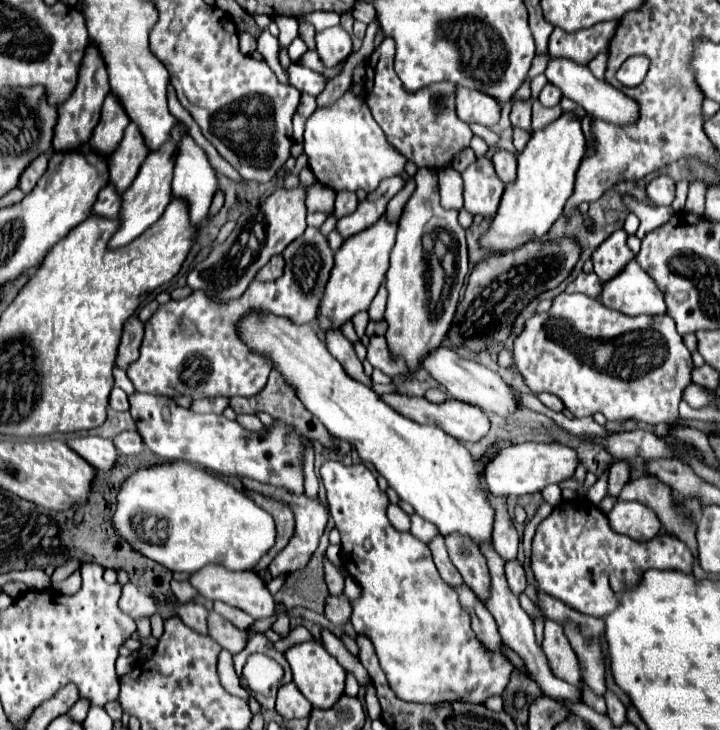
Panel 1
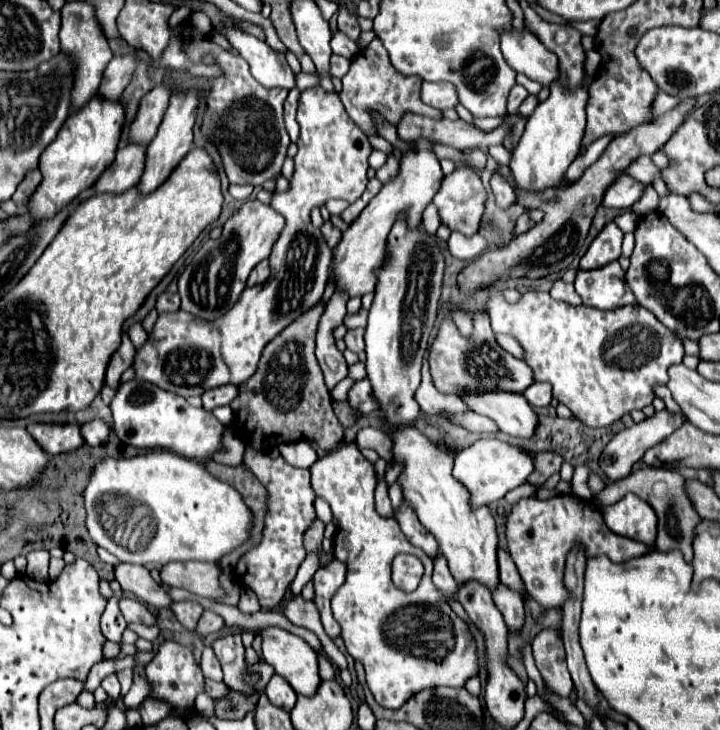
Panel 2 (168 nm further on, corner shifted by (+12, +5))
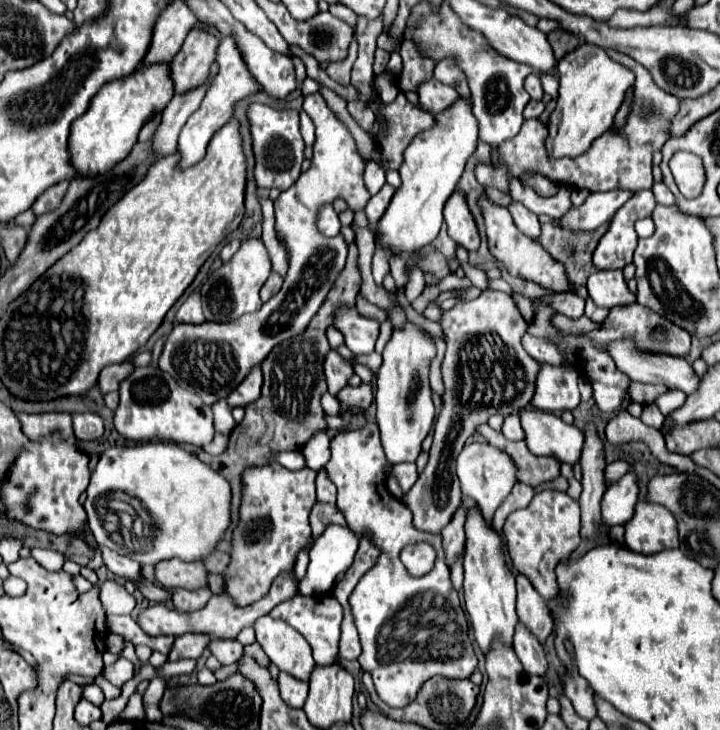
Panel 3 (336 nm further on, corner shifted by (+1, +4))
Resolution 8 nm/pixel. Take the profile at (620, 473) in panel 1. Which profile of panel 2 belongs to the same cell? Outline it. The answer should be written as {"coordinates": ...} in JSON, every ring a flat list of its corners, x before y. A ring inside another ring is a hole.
{"coordinates":[[658,411,654,417,648,417,646,421,642,423,636,423,634,427,630,429,624,429,620,433,616,433,610,443,604,447,604,453,600,457,600,469,606,473,606,477,610,481,618,481,618,479,624,479,630,471,632,471,632,465,634,461,640,461,644,451,652,445,656,445,658,441,662,441,664,437,668,437,672,431,676,431,682,423,686,421,684,415,672,415,668,411]]}

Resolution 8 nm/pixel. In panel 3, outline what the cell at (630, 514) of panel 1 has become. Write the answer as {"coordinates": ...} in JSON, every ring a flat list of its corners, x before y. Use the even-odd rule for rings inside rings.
{"coordinates":[[639,502,633,520,625,526,625,544,641,554,679,548,675,516,659,504]]}

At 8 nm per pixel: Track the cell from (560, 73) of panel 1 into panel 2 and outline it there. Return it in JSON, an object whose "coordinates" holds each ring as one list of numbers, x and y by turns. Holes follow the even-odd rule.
{"coordinates":[[504,31,500,37,502,53,506,61,518,73,550,87,556,79,560,79,560,65,552,51,548,51,530,31]]}

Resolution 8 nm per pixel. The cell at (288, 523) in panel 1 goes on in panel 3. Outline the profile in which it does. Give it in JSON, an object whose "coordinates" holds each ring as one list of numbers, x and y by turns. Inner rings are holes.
{"coordinates":[[349,246,349,256,343,272,337,276,325,304,319,308,311,324,303,334,297,334,279,346,275,346,263,360,263,390,261,398,251,402,245,410,245,418,231,432,227,450,221,456,207,456,199,452,199,458,207,462,215,472,219,472,231,484,231,514,239,510,241,502,241,472,245,466,267,464,267,456,279,450,301,450,305,442,319,430,325,430,325,412,319,398,327,392,327,382,323,374,323,360,329,352,325,338,327,326,333,324,335,312,341,306,353,306,359,294,359,268,357,268,357,246]]}

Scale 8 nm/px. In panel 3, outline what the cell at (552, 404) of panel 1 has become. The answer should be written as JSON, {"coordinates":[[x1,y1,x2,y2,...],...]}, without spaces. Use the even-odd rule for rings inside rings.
{"coordinates":[[543,362,535,382,535,396,531,398,531,408,551,414,575,410,581,402,577,380,579,380,577,368,551,366]]}

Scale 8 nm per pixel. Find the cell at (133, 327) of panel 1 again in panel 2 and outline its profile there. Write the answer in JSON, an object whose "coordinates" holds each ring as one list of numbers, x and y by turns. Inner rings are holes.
{"coordinates":[[122,331,122,343,120,343,118,351,112,355,110,365,108,365,108,369,106,369,106,385,118,387,120,375,122,375,122,373,132,365,132,361,134,361,134,353,136,353,136,349,134,349,128,333]]}

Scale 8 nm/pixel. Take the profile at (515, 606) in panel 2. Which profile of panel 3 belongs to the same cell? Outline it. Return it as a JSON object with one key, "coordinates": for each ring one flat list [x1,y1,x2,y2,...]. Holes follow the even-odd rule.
{"coordinates":[[517,626,515,638,513,638,513,650,517,654,517,658,523,664,523,670,527,674,533,676,545,676,547,672,547,660,545,660,545,652,539,644,539,640,523,626]]}

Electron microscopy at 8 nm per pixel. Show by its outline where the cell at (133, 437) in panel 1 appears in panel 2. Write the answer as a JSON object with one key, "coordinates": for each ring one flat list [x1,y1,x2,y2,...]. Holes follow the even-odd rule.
{"coordinates":[[94,419,94,421,86,423,86,425,82,425,84,441,90,447,98,447,98,445,106,443,108,437,110,437,110,433,112,433,112,427,106,421,102,421,102,419]]}

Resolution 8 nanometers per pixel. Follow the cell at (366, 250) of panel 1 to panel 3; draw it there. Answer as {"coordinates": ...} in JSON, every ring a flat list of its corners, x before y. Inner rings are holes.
{"coordinates":[[463,96,451,108,435,114,435,126,417,134,411,146,403,152,403,164,399,168,403,184,395,192,387,212,375,228,375,232,381,234,379,246,407,258,411,252,437,238,443,224,443,206,455,192,463,168,477,148,477,140,479,126,471,112,471,102]]}

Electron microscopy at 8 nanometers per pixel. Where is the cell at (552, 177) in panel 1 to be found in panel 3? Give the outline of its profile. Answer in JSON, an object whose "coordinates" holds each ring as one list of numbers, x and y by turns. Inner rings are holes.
{"coordinates":[[581,44,559,60,559,100,549,118,547,152,551,158,579,156,587,152,591,142,613,126,613,118,625,100,625,92,635,84,635,74,609,58,609,54,593,44]]}

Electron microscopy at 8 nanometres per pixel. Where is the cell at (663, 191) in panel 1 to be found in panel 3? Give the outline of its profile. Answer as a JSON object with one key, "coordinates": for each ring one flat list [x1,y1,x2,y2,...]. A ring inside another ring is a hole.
{"coordinates":[[611,190,603,194,589,194,581,206,571,206,569,212,559,220,561,228,577,234,591,232,601,224,609,222,613,214,631,198,629,190]]}

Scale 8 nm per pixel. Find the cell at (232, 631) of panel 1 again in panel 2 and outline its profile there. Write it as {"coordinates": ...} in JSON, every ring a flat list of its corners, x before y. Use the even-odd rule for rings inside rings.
{"coordinates":[[182,601,182,603,172,603,172,611,178,617,178,621,188,629,188,631,196,631,198,627,198,619,200,619,200,611,202,607,194,601]]}

